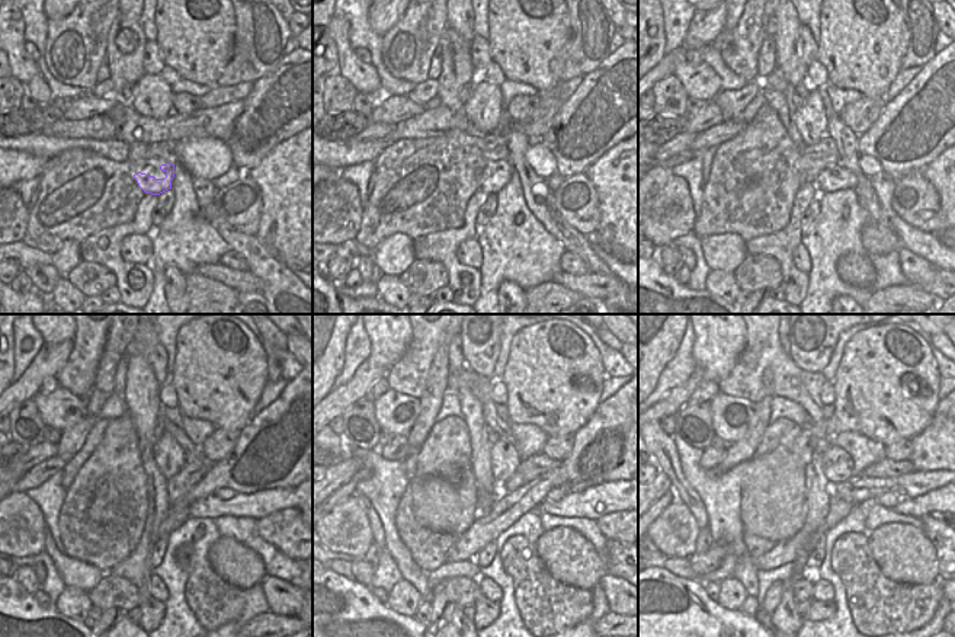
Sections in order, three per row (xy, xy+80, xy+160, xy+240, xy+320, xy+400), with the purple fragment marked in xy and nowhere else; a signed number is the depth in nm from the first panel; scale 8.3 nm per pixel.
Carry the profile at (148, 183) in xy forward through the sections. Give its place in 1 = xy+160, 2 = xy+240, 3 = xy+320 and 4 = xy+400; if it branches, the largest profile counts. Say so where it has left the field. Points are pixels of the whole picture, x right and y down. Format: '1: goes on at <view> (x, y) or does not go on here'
1: goes on at xy+160 (836, 178)
2: goes on at xy+240 (258, 505)
3: goes on at xy+320 (598, 501)
4: goes on at xy+400 (933, 502)

